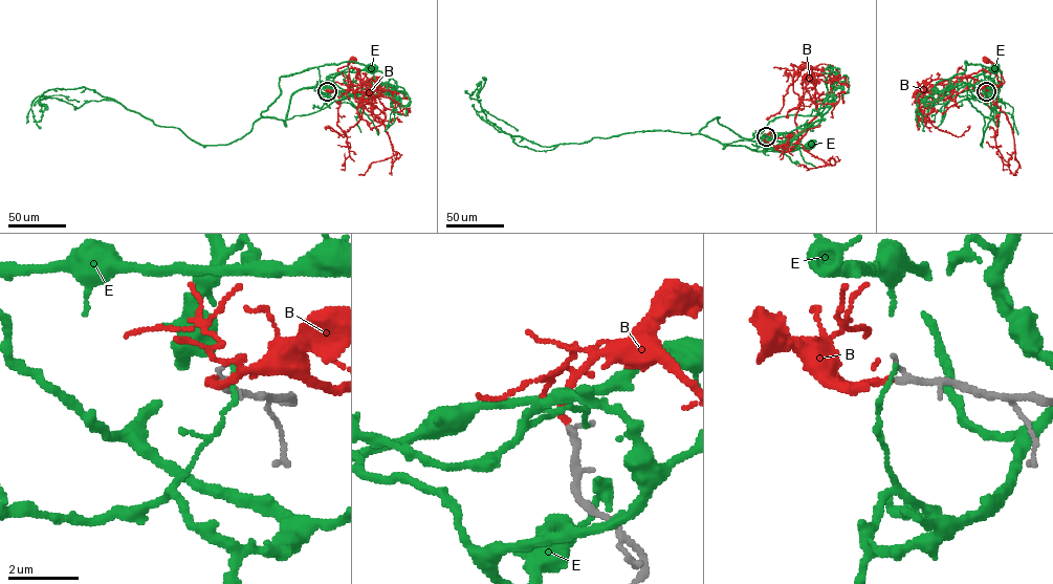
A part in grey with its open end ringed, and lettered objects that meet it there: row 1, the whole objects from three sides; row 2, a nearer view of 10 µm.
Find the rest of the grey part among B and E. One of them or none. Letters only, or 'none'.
B

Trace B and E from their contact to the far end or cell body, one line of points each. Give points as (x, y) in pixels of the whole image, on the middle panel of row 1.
B: (766, 136), (801, 135), (794, 147), (784, 153), (776, 149), (791, 135)
E: (766, 136), (763, 151), (794, 151), (811, 144)

